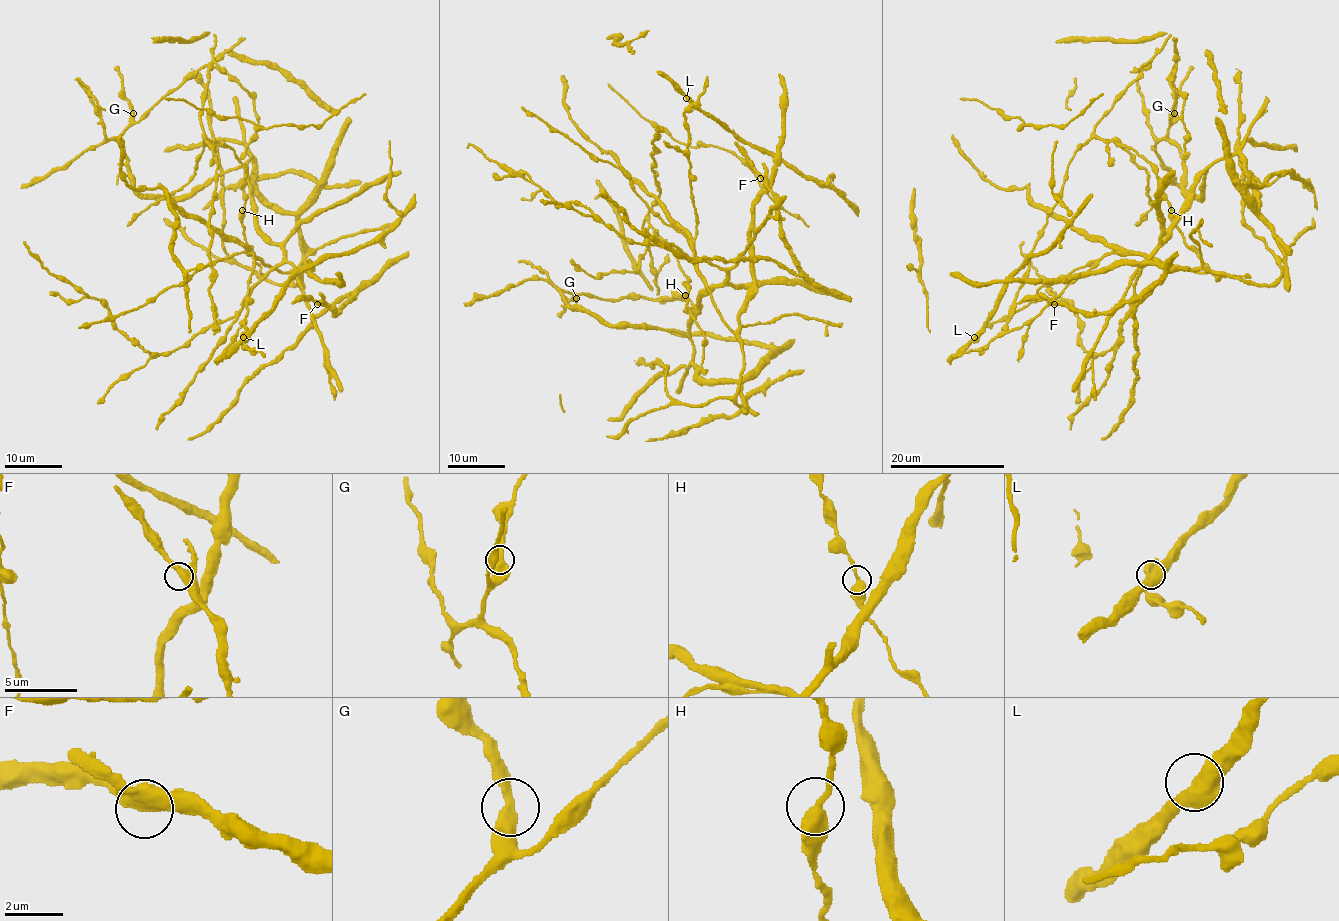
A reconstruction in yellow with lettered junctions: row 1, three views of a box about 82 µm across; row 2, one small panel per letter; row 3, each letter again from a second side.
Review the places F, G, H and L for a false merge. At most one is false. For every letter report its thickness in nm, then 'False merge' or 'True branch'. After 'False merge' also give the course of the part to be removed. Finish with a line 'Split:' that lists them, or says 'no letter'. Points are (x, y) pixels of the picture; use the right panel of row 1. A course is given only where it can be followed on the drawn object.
F: Thickness 550 nm. True branch
G: Thickness 480 nm. True branch
H: Thickness 480 nm. True branch
L: Thickness 550 nm. True branch
Split: no letter

